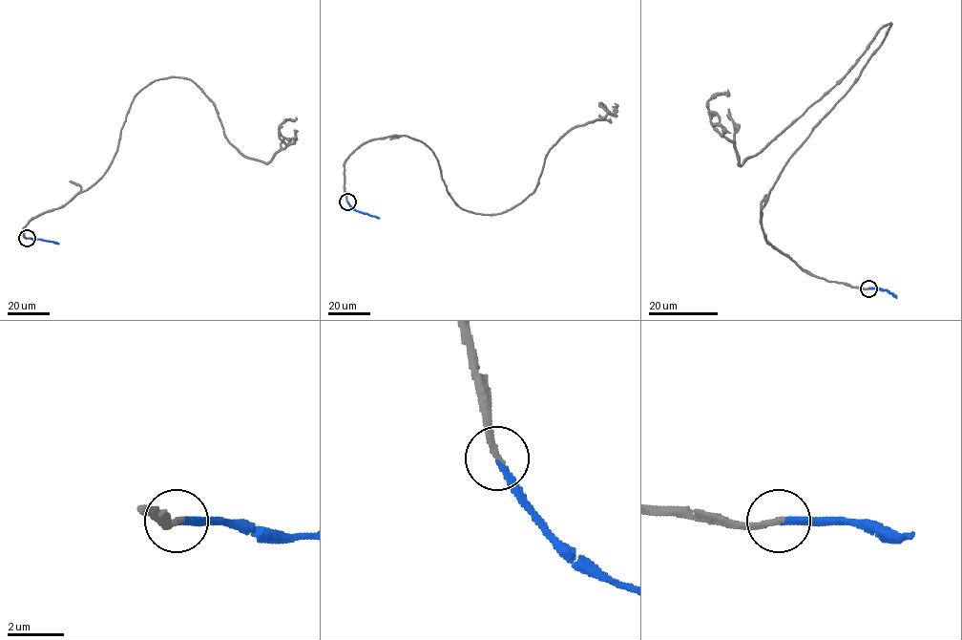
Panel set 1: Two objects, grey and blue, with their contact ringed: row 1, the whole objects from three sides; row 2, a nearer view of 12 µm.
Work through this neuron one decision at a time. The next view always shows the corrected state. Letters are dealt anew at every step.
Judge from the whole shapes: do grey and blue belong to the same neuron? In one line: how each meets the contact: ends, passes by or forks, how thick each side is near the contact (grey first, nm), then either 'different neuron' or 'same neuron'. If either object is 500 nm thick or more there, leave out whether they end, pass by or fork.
grey ends | blue ends | 240/200 nm | same neuron

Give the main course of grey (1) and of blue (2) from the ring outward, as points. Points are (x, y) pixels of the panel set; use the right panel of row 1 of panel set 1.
1: (868, 288), (802, 269), (764, 237), (761, 210), (890, 23), (741, 164), (707, 108), (727, 90)
2: (868, 288), (880, 288), (896, 298)

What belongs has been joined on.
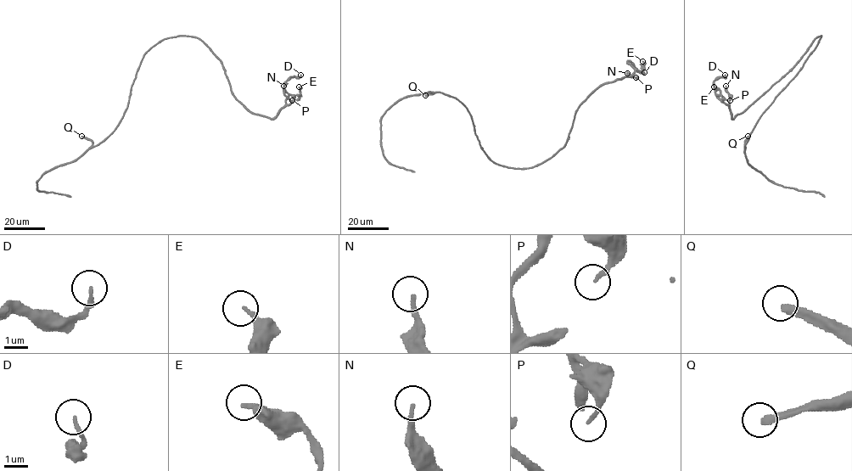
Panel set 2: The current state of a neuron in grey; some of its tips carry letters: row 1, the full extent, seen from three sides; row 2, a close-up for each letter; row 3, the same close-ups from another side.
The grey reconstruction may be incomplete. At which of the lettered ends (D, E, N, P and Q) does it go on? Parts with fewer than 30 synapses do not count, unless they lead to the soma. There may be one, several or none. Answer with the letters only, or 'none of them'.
Q

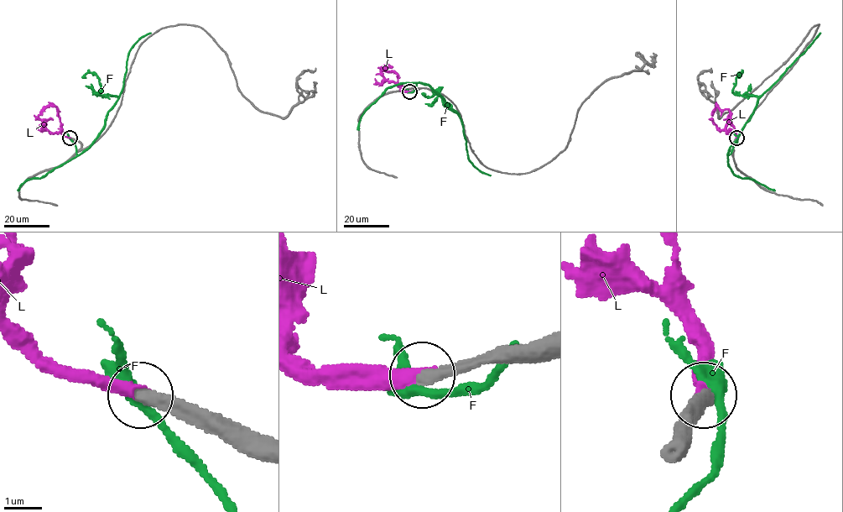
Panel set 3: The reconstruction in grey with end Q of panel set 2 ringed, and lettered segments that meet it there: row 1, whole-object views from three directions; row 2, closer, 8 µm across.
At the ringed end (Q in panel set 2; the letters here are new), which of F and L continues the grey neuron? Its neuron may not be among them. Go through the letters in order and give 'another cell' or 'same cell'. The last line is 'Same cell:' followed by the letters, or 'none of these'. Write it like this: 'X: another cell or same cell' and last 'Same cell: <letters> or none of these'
F: another cell
L: same cell
Same cell: L

